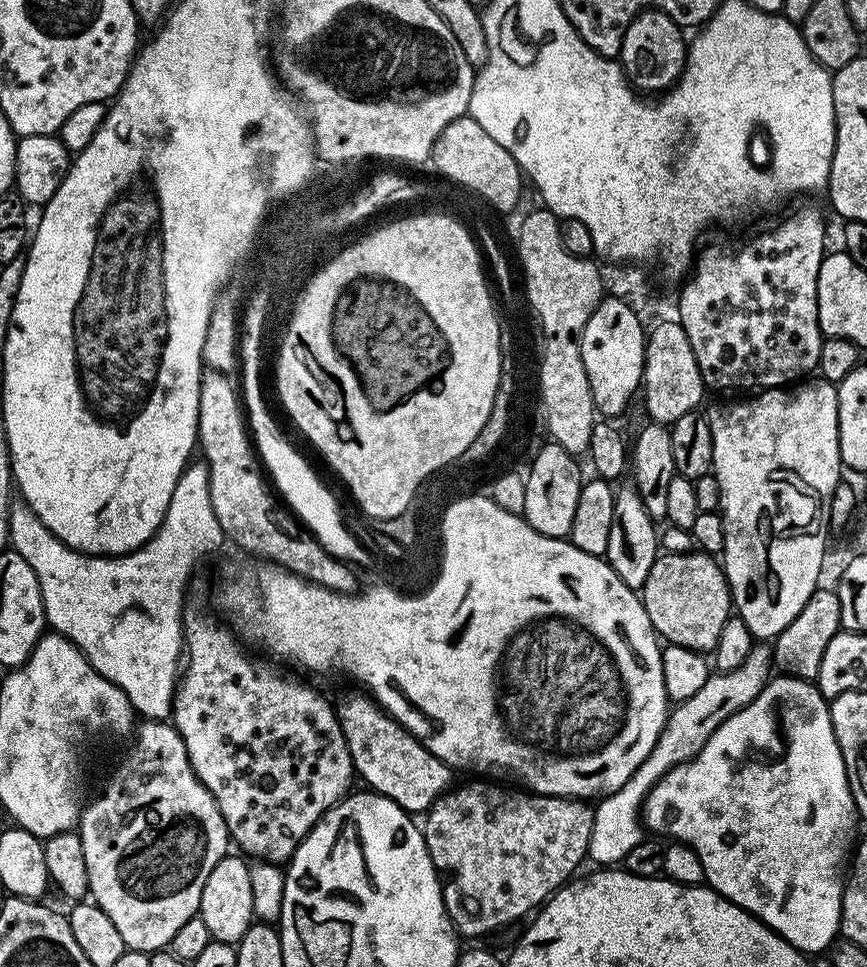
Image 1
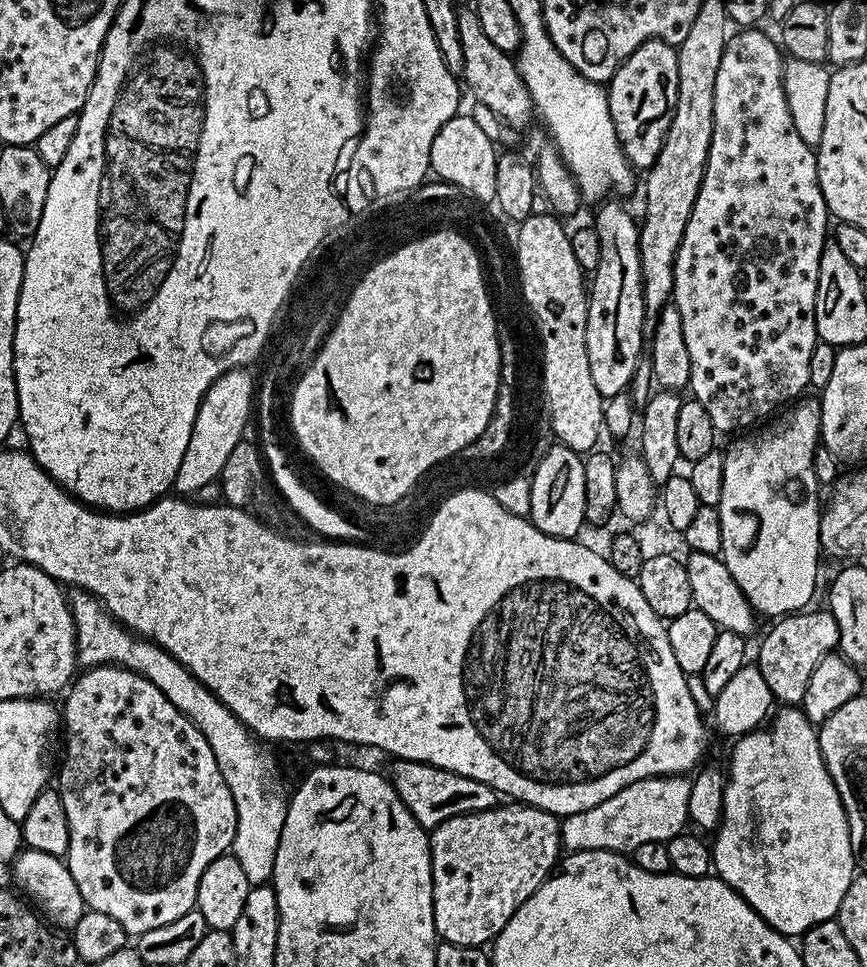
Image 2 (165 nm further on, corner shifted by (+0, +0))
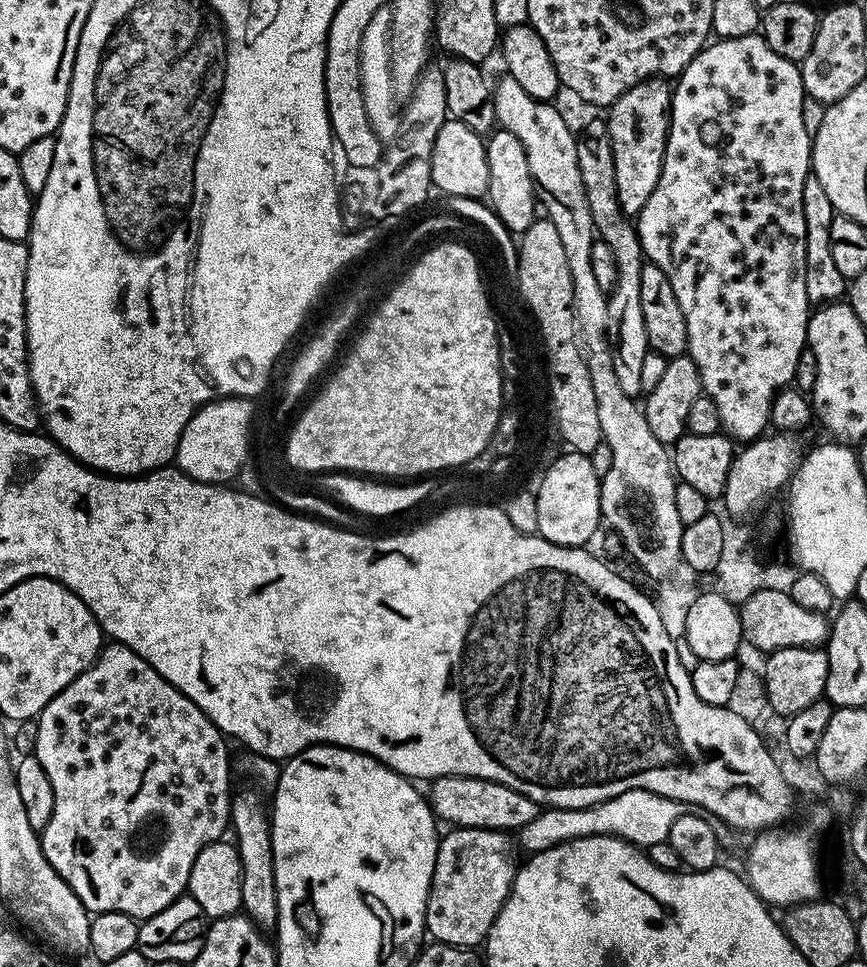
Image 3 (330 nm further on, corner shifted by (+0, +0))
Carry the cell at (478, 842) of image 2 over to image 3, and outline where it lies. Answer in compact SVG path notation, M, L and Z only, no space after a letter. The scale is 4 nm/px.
M453 827L439 837L424 919L433 941L472 950L488 939L494 918L508 900L518 867L518 848L508 836L498 828Z

